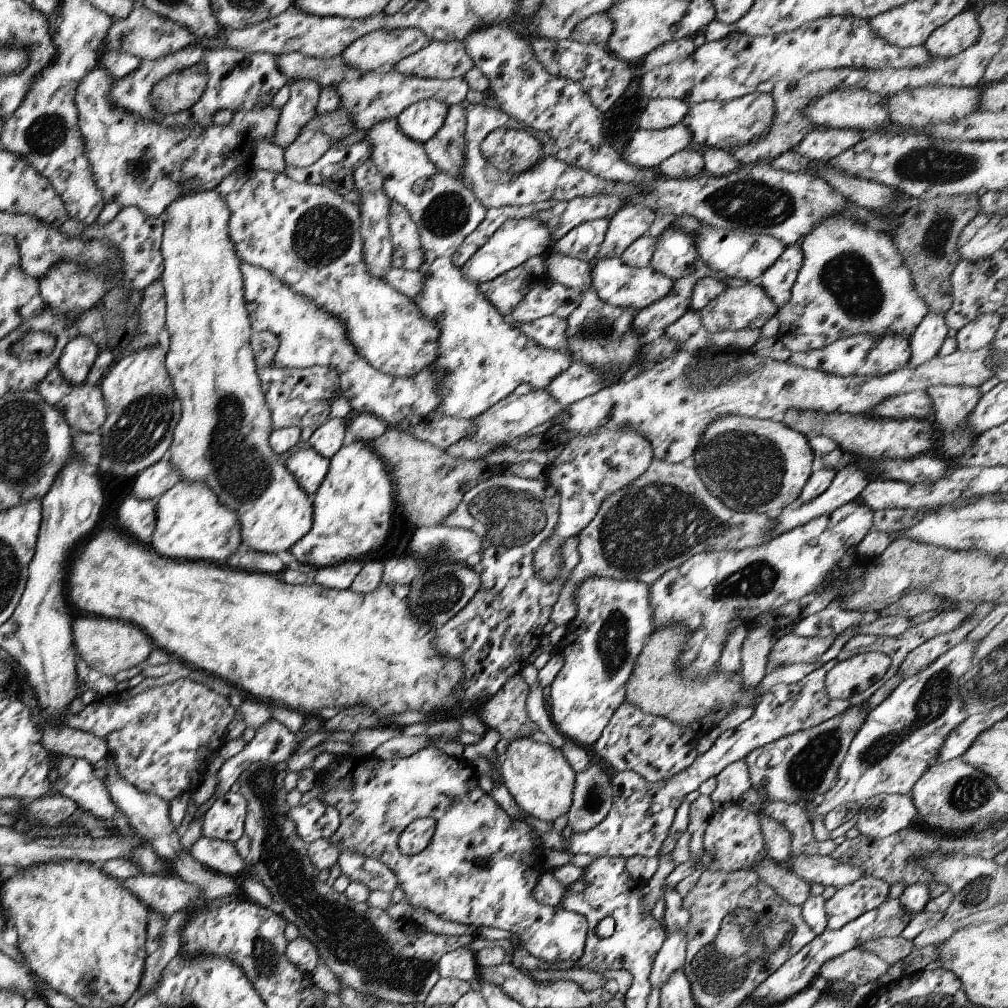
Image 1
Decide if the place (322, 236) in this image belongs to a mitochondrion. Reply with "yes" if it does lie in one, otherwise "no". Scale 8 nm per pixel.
yes

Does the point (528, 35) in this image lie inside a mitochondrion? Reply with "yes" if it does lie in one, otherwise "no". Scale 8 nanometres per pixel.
no

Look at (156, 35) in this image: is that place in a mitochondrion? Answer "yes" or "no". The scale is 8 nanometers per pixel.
yes

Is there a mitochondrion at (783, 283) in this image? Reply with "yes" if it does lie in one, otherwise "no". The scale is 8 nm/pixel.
no

